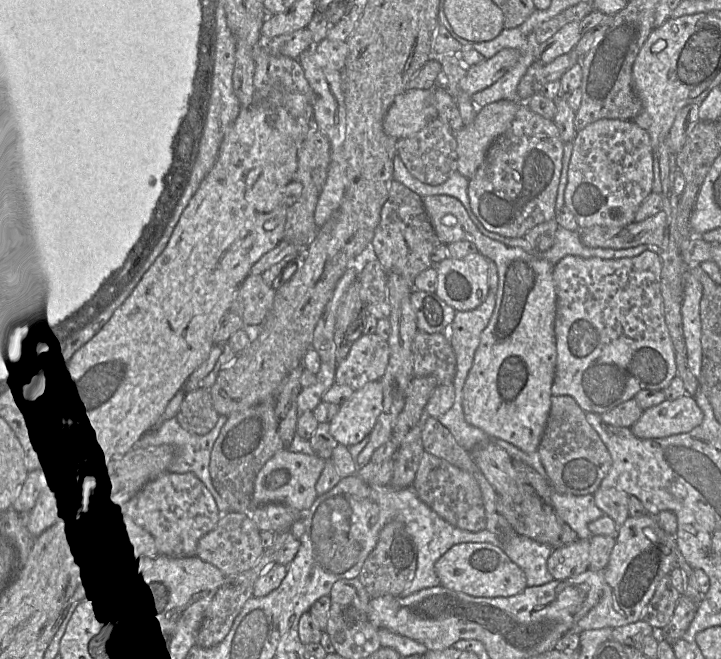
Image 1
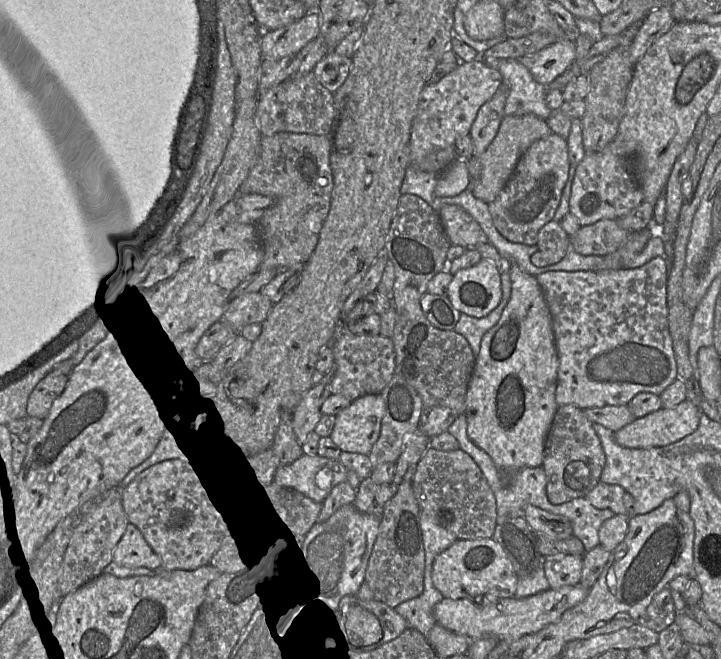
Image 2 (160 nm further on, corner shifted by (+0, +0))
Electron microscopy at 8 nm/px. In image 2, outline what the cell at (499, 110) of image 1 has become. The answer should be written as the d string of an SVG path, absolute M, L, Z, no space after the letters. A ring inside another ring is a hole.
M535 114L505 115L499 130L480 156L473 156L466 161L471 176L469 190L476 197L486 203L496 199L512 176L519 159L529 146L552 133L546 121Z

